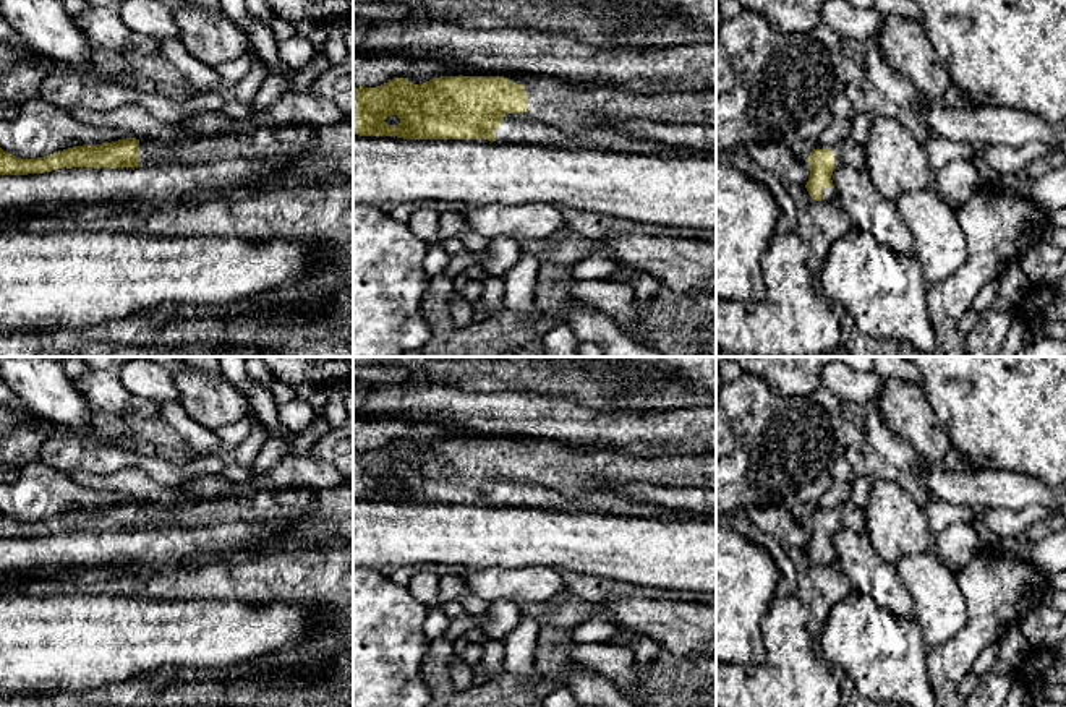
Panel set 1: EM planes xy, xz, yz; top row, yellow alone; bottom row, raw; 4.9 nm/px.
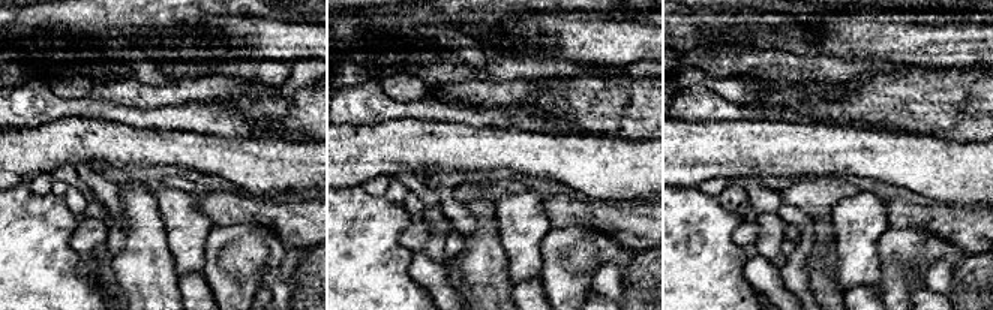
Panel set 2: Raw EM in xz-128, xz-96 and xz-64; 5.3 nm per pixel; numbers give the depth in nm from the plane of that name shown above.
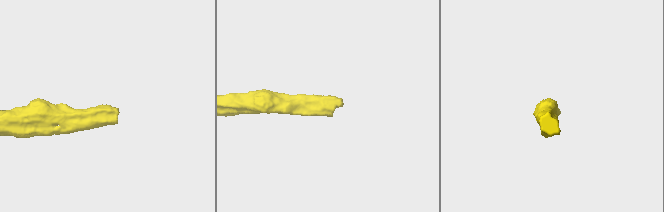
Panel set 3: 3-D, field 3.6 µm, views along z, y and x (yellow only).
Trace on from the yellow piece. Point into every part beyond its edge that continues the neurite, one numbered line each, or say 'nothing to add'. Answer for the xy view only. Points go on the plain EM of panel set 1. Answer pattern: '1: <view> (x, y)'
1: xy (310, 516)

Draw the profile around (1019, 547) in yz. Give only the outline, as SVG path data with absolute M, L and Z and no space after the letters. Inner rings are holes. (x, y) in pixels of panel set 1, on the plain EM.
M1017 535L1000 540L1000 546L1006 556L1030 561L1034 543L1025 535Z

